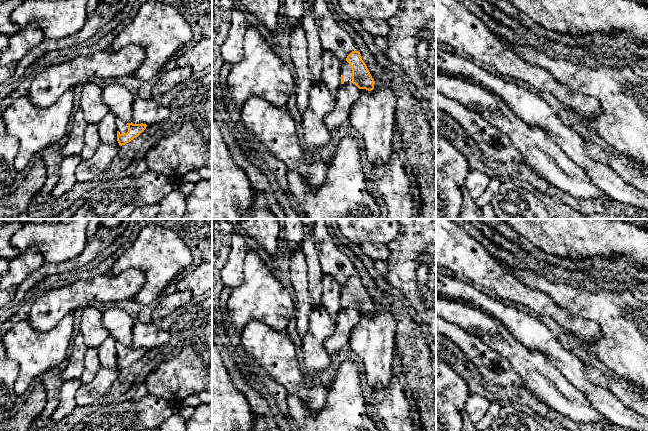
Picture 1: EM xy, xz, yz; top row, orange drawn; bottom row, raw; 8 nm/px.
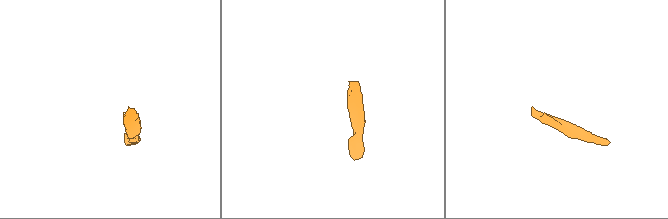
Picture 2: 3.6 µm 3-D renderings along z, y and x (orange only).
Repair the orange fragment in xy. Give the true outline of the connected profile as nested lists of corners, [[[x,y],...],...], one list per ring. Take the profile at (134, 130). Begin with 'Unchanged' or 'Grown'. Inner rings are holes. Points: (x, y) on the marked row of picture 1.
Grown. [[[116,118],[117,125],[117,141],[120,146],[125,145],[134,138],[138,137],[146,129],[146,124],[125,123],[121,119]]]

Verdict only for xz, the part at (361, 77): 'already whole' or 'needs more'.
needs more

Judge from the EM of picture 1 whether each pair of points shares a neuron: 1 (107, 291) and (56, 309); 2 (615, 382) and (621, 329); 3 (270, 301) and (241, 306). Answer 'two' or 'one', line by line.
1: one
2: two
3: one

